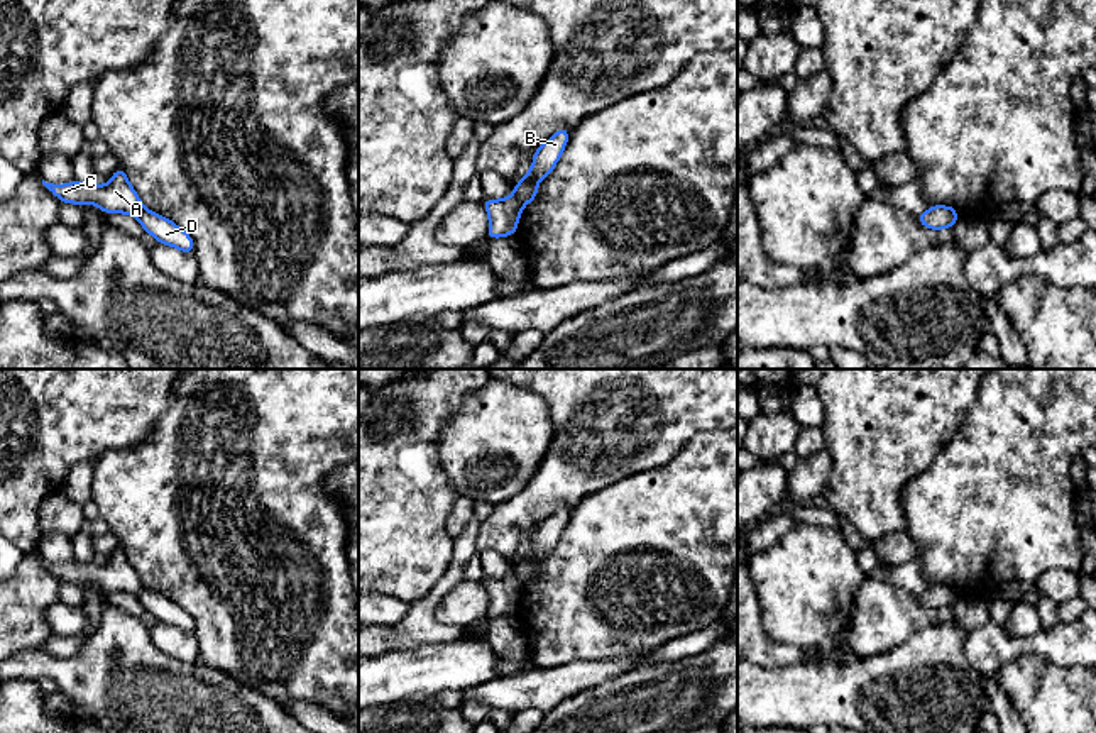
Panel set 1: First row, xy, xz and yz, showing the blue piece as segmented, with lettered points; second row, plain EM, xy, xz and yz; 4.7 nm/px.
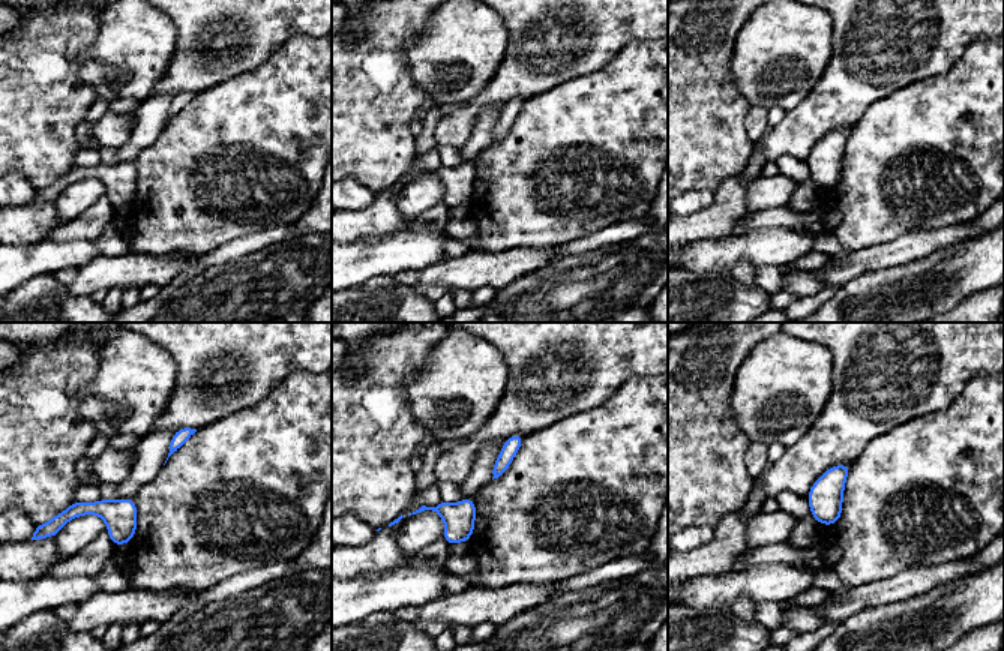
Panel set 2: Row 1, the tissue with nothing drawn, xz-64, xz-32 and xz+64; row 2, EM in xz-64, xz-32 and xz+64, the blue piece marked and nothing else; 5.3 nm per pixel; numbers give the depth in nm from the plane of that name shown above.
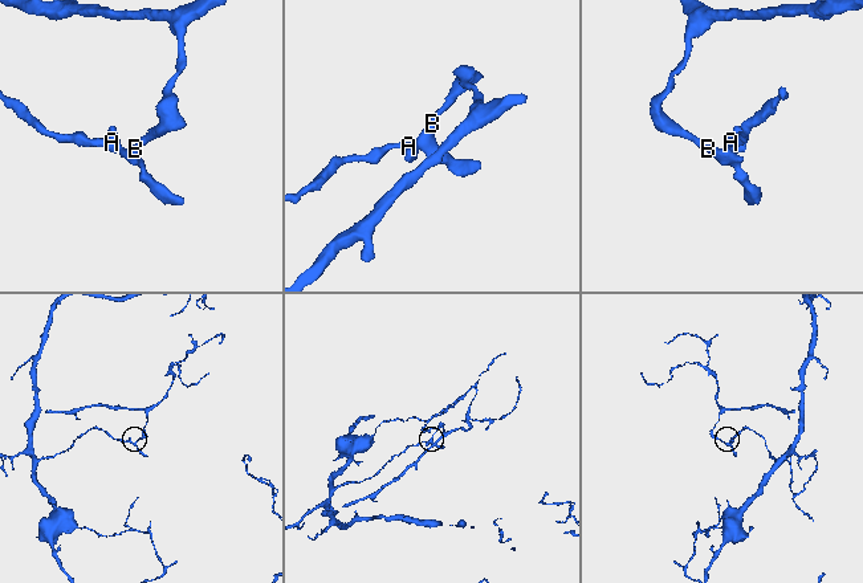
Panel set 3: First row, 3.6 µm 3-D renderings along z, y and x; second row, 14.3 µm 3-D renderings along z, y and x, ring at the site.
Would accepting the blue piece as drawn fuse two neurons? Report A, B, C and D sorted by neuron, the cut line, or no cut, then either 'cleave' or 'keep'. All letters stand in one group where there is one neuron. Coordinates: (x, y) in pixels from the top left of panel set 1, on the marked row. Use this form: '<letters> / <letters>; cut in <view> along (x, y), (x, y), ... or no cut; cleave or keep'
A C / B D; cut in xz along (515, 192), (523, 205); cleave

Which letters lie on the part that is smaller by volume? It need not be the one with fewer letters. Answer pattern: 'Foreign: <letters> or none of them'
Foreign: B, D

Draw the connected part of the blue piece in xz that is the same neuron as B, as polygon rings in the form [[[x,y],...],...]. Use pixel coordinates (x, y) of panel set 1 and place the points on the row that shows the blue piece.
[[[562,127],[545,144],[536,147],[531,169],[514,185],[514,193],[523,207],[538,196],[538,181],[546,178],[555,169],[568,137],[570,129]]]

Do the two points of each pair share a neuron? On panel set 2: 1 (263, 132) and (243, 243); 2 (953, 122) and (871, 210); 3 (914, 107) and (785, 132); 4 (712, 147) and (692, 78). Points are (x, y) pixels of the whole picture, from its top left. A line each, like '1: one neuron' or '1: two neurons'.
1: two neurons
2: one neuron
3: two neurons
4: one neuron

